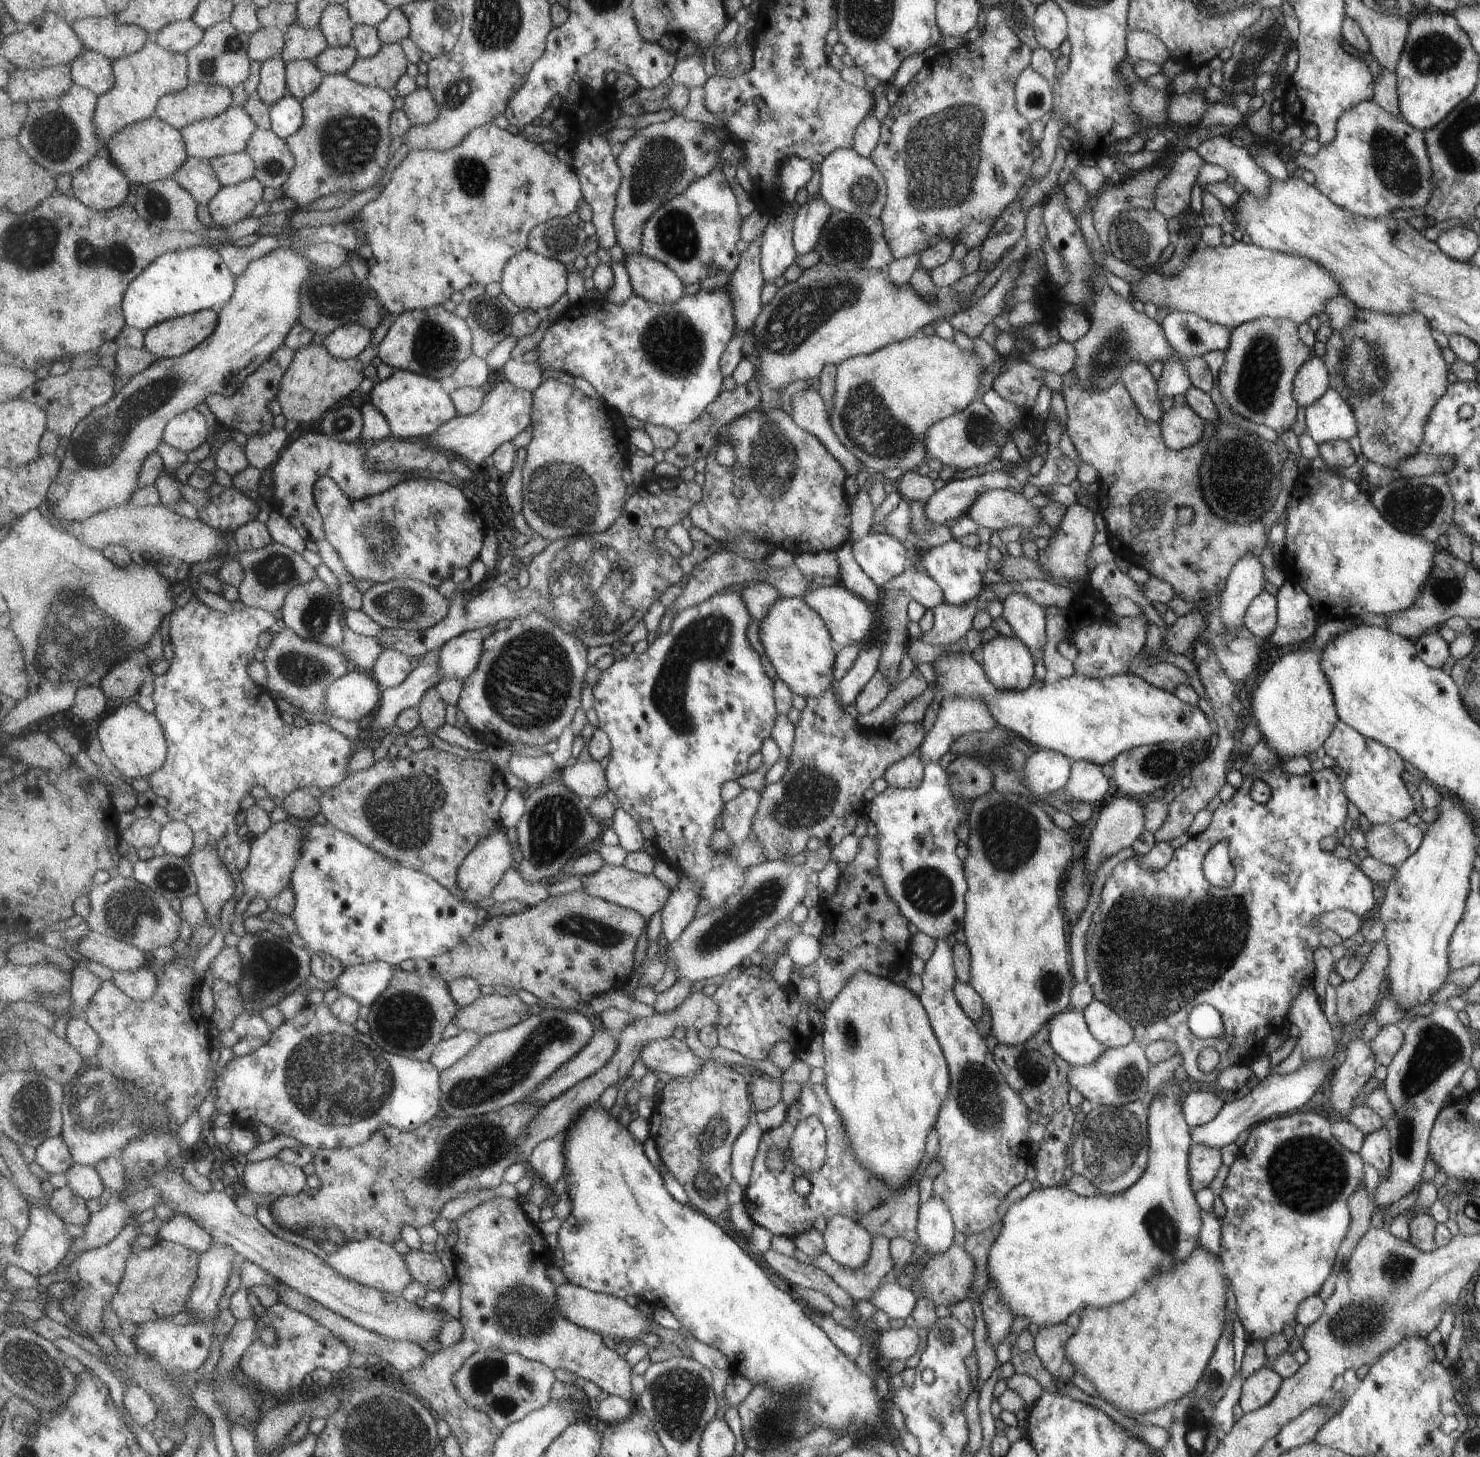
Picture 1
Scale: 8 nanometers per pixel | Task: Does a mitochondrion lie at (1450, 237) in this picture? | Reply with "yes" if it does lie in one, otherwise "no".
no

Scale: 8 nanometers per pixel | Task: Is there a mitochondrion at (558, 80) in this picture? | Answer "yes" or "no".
no

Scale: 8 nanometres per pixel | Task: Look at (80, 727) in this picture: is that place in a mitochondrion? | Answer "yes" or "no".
no

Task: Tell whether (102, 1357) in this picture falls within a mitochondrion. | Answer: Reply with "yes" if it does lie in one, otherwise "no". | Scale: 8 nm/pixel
no

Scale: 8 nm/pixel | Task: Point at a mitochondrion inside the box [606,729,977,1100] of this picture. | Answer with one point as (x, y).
(749, 914)

